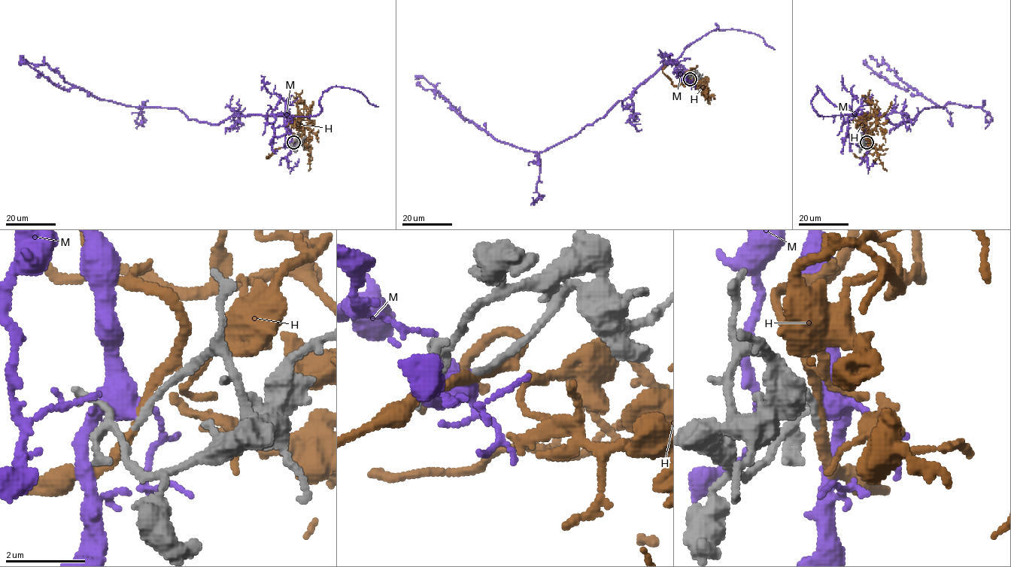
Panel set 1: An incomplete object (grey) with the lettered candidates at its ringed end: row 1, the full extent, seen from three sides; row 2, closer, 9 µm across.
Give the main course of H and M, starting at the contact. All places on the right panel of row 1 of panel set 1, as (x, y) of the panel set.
H: (866, 143), (864, 135), (869, 128), (863, 127), (865, 118), (870, 110), (868, 94), (870, 89)
M: (866, 143), (865, 119), (848, 114), (884, 115), (902, 124), (939, 107), (863, 62)

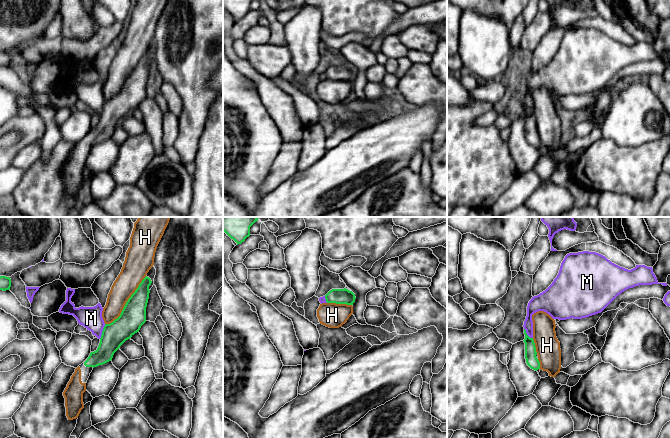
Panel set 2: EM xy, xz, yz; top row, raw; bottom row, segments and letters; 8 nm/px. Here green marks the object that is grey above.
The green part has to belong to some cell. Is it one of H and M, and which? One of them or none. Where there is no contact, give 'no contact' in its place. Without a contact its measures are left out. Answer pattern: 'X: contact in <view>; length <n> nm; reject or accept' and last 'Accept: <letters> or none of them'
H: contact in xy; length 500 nm; accept
M: contact in xy; length 130 nm; reject
Accept: H

